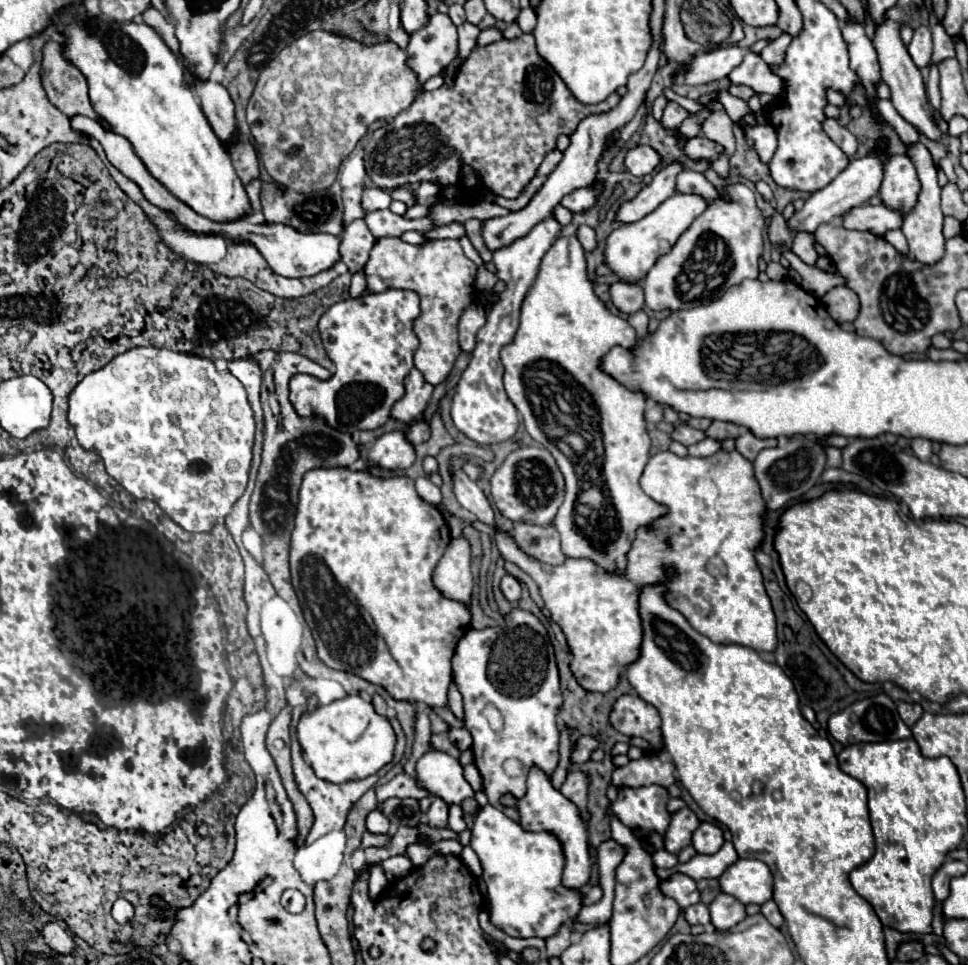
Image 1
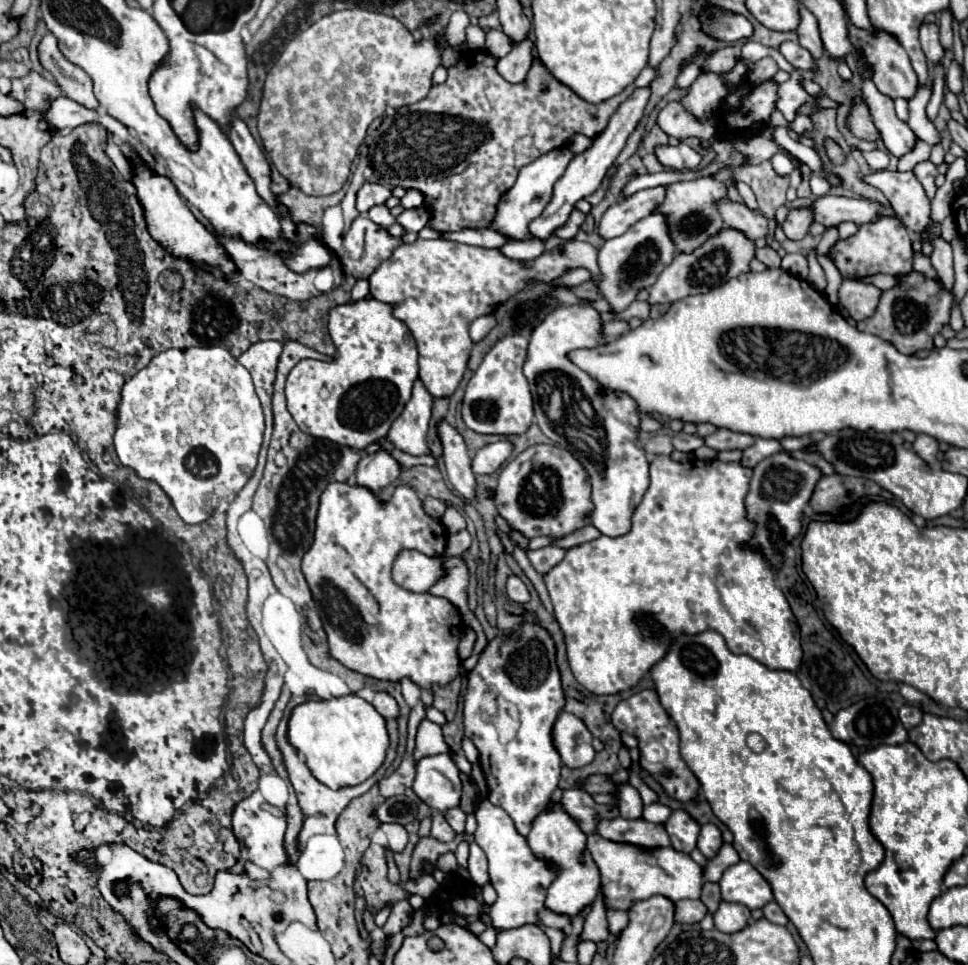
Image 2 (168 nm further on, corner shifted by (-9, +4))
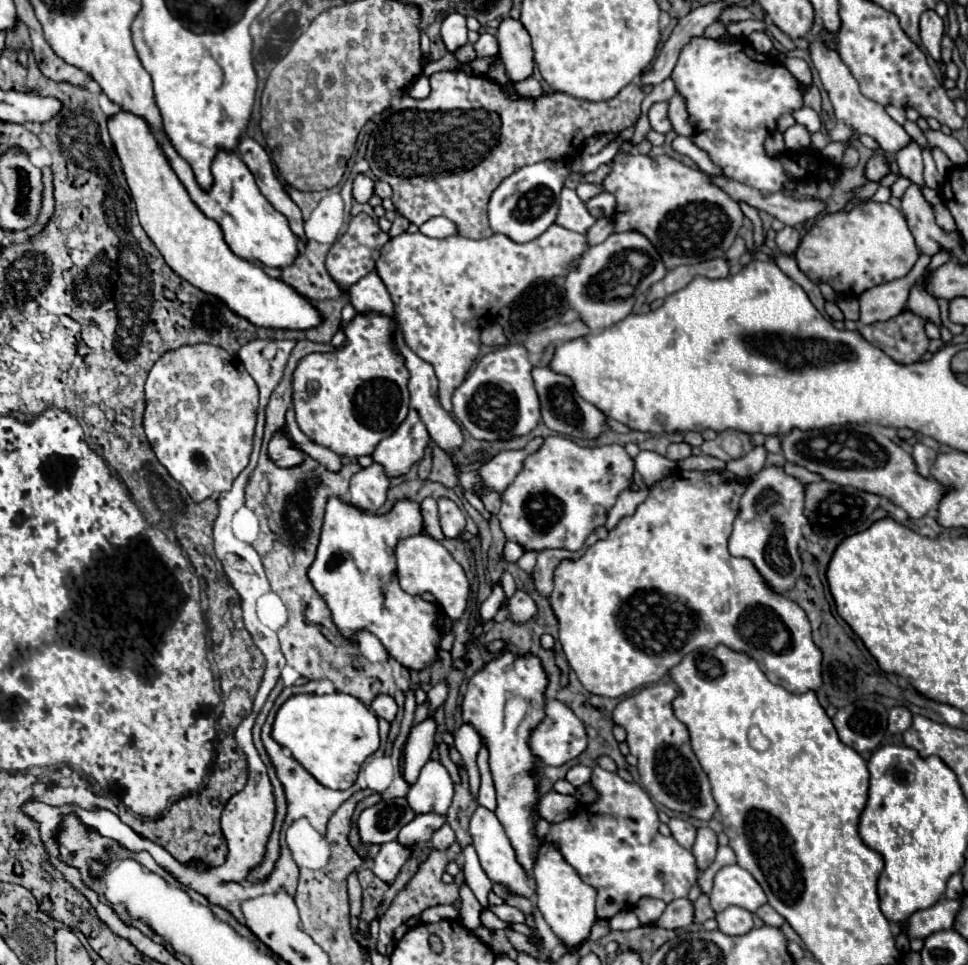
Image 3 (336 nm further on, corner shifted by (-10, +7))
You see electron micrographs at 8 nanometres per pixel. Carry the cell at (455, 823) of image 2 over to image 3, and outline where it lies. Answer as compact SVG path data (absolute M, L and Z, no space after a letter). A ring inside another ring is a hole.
M426 813L426 815L416 815L408 825L404 825L398 833L398 843L408 845L408 847L416 847L422 845L424 841L428 841L432 837L432 831L440 829L444 823L448 821L446 815L438 815L438 813Z

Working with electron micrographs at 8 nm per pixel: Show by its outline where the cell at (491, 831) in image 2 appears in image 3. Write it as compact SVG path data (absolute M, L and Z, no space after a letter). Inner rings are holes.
M478 807L472 815L472 821L470 821L470 835L472 835L472 845L476 847L478 851L478 857L480 857L480 863L482 863L482 869L486 871L486 875L490 877L492 883L498 883L498 885L504 885L508 889L510 895L520 895L520 897L534 897L536 895L536 887L534 887L534 881L532 877L526 873L526 869L518 863L516 859L516 851L514 847L510 845L510 839L500 823L500 819L496 817L494 811L486 809L486 807Z

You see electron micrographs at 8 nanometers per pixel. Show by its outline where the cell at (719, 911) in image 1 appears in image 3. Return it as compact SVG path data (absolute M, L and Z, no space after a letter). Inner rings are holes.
M728 907L716 913L716 921L718 921L718 929L726 935L744 935L754 927L752 913L740 907Z

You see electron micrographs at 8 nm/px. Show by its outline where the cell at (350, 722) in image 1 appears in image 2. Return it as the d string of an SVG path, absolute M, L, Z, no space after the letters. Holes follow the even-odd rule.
M357 694L331 700L309 700L295 706L287 724L287 740L305 756L311 774L331 790L365 782L383 764L389 748L385 718Z

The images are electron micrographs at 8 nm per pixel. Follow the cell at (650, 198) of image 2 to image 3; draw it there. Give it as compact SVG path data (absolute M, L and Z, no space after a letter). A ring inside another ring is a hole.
M602 217L602 219L598 219L588 229L586 237L588 237L588 241L592 241L592 245L598 245L598 243L602 243L612 233L614 233L614 221L612 221L612 217Z

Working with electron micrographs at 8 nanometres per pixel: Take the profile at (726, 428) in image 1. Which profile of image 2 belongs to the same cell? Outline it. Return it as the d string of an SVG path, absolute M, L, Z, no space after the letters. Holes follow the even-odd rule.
M717 430L713 432L711 436L705 438L705 444L717 452L721 450L743 450L743 448L749 448L753 444L753 436L749 434L739 434L739 432L731 432L731 430Z

